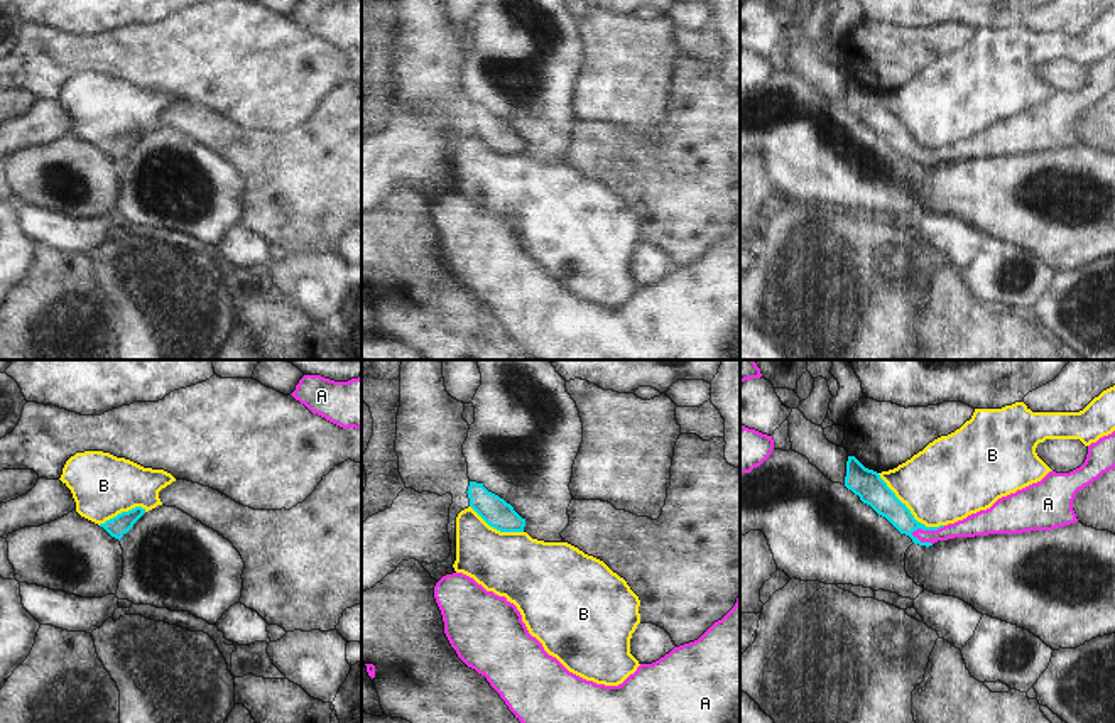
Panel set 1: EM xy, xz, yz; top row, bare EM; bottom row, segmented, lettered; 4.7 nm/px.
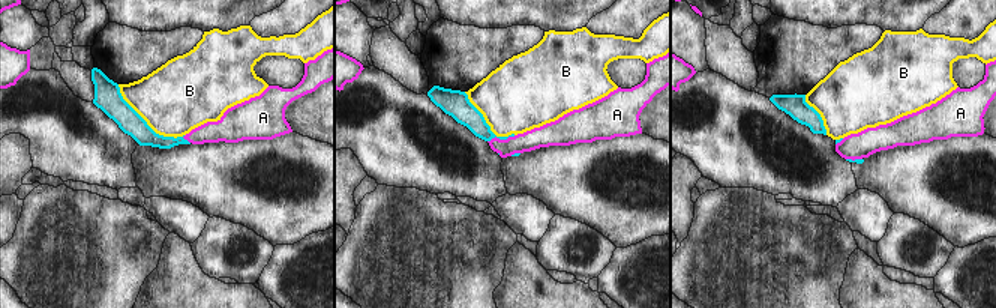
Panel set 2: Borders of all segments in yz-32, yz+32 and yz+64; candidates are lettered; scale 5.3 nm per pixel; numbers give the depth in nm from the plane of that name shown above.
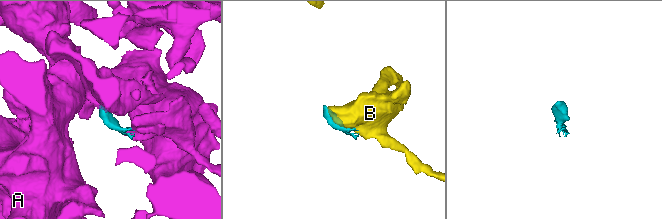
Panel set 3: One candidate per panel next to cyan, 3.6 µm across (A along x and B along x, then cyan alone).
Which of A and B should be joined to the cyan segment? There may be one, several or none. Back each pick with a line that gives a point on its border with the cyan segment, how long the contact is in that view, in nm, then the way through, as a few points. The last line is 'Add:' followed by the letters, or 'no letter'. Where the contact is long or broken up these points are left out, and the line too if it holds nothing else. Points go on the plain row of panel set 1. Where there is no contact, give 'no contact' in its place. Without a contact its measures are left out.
A: meets cyan in yz at (928, 151); contact 170 nm long; runs through yz (884, 124), (911, 149), (928, 151), (955, 152), (977, 146)
Add: A

